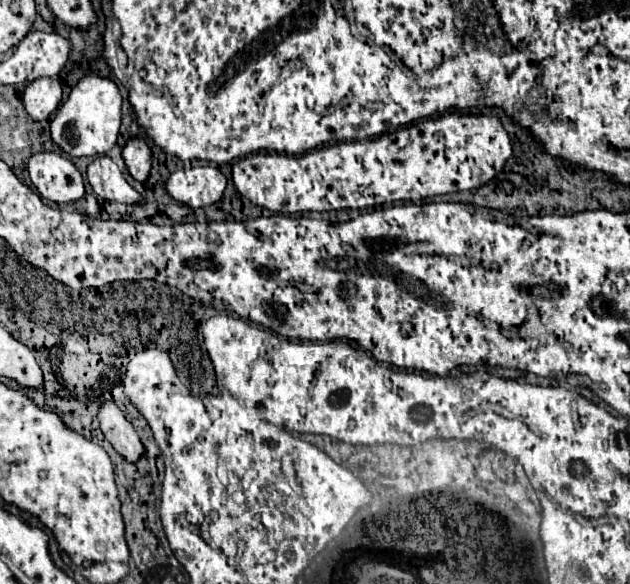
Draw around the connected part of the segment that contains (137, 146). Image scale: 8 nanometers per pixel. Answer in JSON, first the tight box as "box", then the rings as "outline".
{"box":[123,139,151,181],"outline":[[[131,139],[123,149],[123,159],[127,163],[129,173],[137,181],[145,181],[149,177],[151,147],[145,143],[145,139]]]}

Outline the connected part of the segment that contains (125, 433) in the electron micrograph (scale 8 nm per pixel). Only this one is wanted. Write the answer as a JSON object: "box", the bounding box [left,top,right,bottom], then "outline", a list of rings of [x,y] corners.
{"box":[99,401,143,463],"outline":[[[105,401],[99,407],[99,423],[105,439],[113,445],[117,453],[121,453],[127,461],[135,463],[139,455],[143,453],[143,445],[139,441],[139,435],[135,433],[133,425],[125,419],[125,415],[117,409],[113,401]]]}

